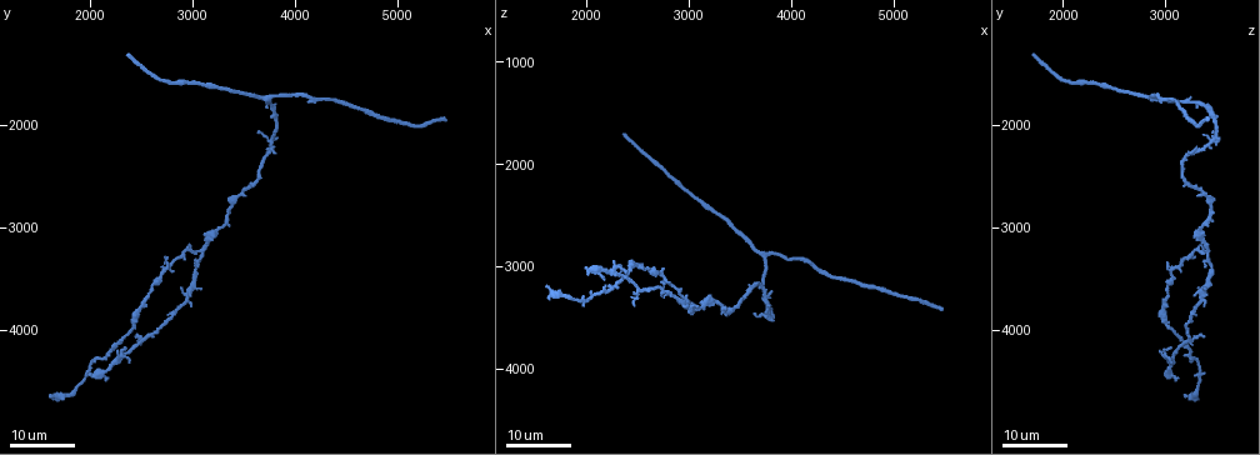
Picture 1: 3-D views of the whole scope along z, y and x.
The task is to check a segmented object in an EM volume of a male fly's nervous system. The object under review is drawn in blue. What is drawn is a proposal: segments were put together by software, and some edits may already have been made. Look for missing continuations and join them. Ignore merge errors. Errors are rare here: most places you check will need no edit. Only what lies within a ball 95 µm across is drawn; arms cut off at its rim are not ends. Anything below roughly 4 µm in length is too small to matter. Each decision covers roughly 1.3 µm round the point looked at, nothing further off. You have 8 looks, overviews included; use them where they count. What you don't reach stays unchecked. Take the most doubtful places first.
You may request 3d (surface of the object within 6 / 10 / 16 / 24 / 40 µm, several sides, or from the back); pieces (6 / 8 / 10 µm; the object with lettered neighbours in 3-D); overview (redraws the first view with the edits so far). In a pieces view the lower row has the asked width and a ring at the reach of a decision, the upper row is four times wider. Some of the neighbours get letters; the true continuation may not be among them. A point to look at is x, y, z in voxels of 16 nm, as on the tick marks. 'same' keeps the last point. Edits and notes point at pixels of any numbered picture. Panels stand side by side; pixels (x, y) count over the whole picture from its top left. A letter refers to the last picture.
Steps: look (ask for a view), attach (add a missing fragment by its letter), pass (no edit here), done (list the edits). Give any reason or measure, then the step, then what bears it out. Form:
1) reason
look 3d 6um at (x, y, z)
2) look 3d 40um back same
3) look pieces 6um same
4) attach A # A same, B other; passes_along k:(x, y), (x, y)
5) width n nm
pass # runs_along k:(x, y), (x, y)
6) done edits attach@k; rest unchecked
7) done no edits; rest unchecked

branch stops here
look 3d 24um at (2460, 4060, 3380)

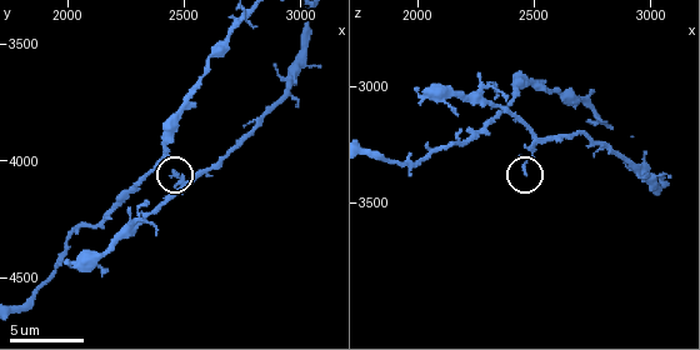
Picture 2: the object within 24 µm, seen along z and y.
zoom in
look 3d 6um same

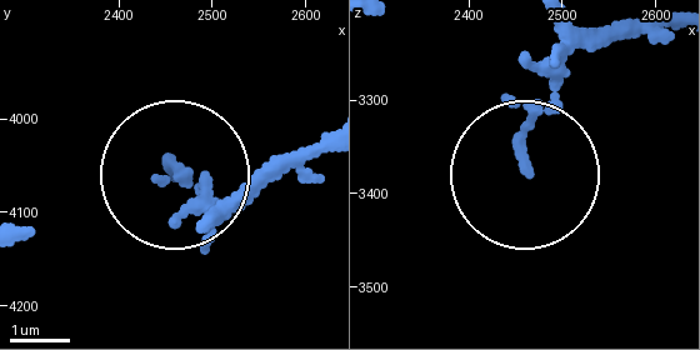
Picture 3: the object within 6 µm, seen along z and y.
look pieces 10um same

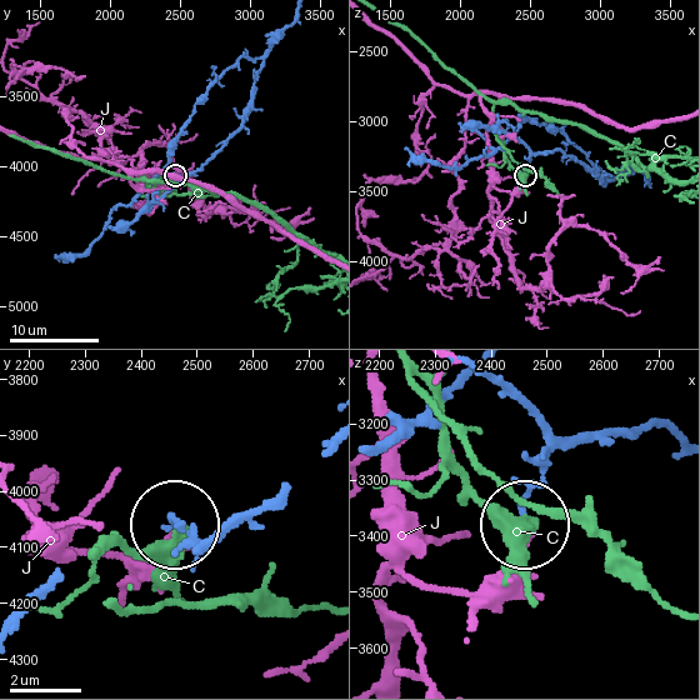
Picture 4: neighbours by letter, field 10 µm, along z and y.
pass # C other, J other; no lettered fragment goes on from it

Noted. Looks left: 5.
free end
look 3d 16um at (1620, 4640, 3220)

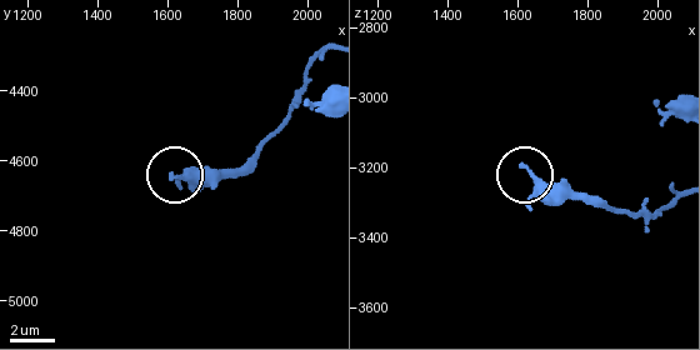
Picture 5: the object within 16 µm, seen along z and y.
look pieces 8um at (1620, 4650, 3190)

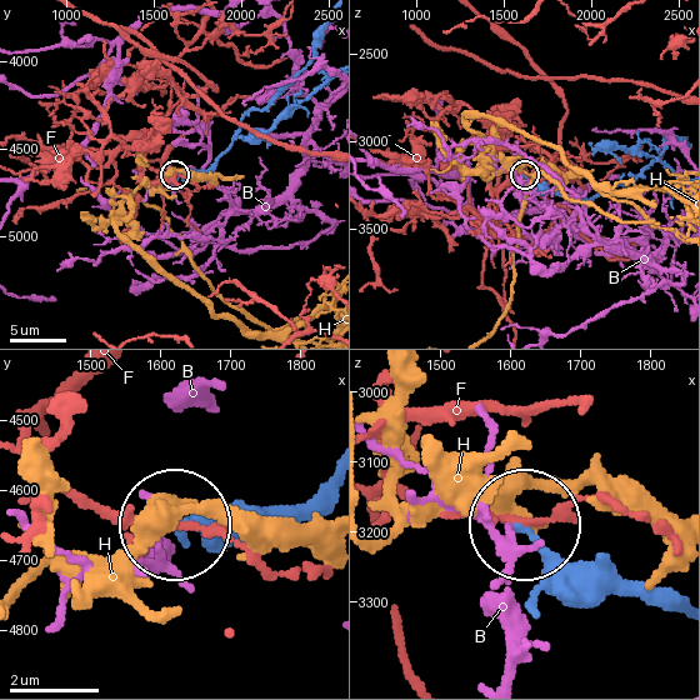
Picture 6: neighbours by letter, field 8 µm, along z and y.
pass # B other, F other, H other; no lettered fragment goes on from it

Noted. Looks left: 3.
long arm stops here
look pieces 8um at (2010, 4430, 3020)

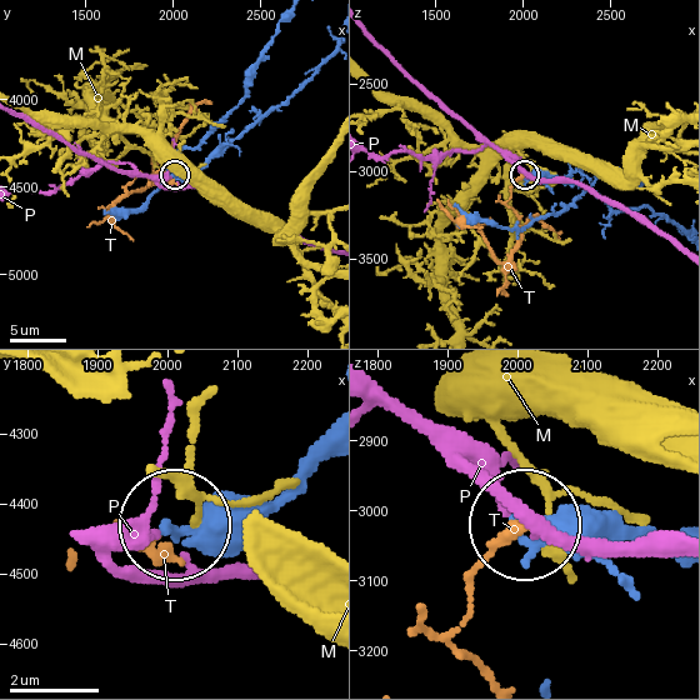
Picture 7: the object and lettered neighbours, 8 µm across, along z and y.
pass # M other, P other, T other; no lettered fragment goes on from it

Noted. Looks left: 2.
an open end
look 3d 24um at (3640, 2080, 3480)

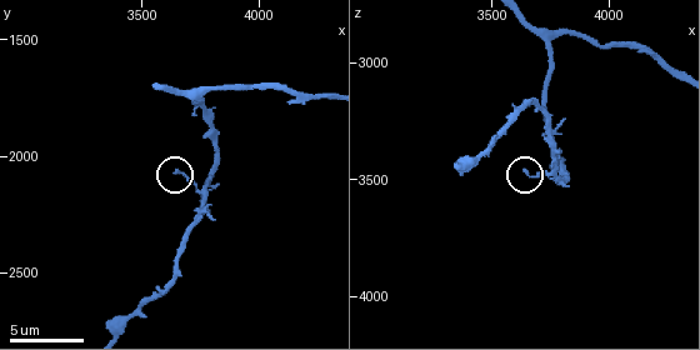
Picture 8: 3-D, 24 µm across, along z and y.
look pieces 10um at (3640, 2080, 3470)

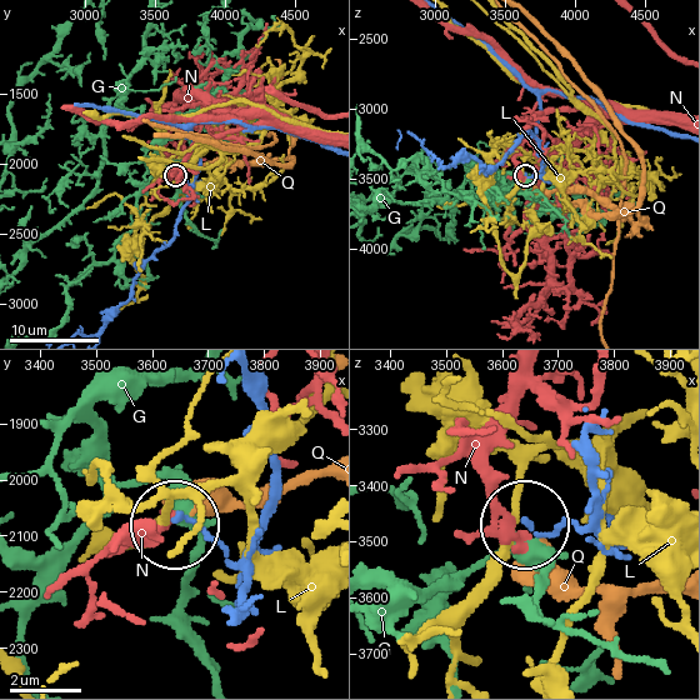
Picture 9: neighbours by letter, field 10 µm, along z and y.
pass # G other, L other, N other, Q other; runs_along 9:(233, 621), (239, 573), (181, 523); no lettered fragment goes on from it

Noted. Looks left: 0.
done no edits; rest unchecked

